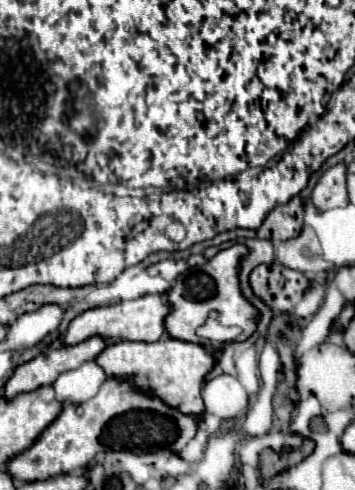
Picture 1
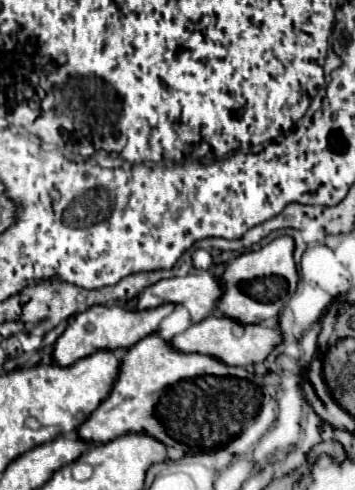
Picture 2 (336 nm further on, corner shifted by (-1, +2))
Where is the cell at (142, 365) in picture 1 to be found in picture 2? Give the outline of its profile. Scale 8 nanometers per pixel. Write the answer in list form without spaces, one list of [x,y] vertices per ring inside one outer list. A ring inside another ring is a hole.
[[[215,313],[215,315],[205,317],[199,323],[193,323],[187,331],[173,337],[171,345],[183,353],[211,355],[215,359],[221,359],[227,365],[249,367],[253,363],[263,363],[267,359],[267,355],[273,351],[273,347],[277,347],[281,341],[283,341],[283,335],[279,329],[263,327],[263,325],[245,325],[245,323],[239,323],[231,317]]]

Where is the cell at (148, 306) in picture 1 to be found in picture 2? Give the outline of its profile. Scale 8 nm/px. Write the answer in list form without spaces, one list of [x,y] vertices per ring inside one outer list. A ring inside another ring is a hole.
[[[199,271],[183,277],[163,279],[147,287],[133,307],[151,309],[163,303],[175,303],[187,307],[193,321],[201,321],[215,311],[221,295],[223,287],[219,283],[219,277],[211,271]]]

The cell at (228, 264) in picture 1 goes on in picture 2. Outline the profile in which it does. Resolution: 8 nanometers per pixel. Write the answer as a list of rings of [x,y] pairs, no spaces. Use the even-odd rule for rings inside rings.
[[[283,235],[259,251],[243,253],[233,263],[227,265],[227,271],[221,275],[221,285],[225,295],[219,299],[217,309],[227,317],[243,323],[261,323],[275,321],[279,311],[287,305],[291,295],[297,289],[299,273],[293,259],[295,241],[289,235]]]

